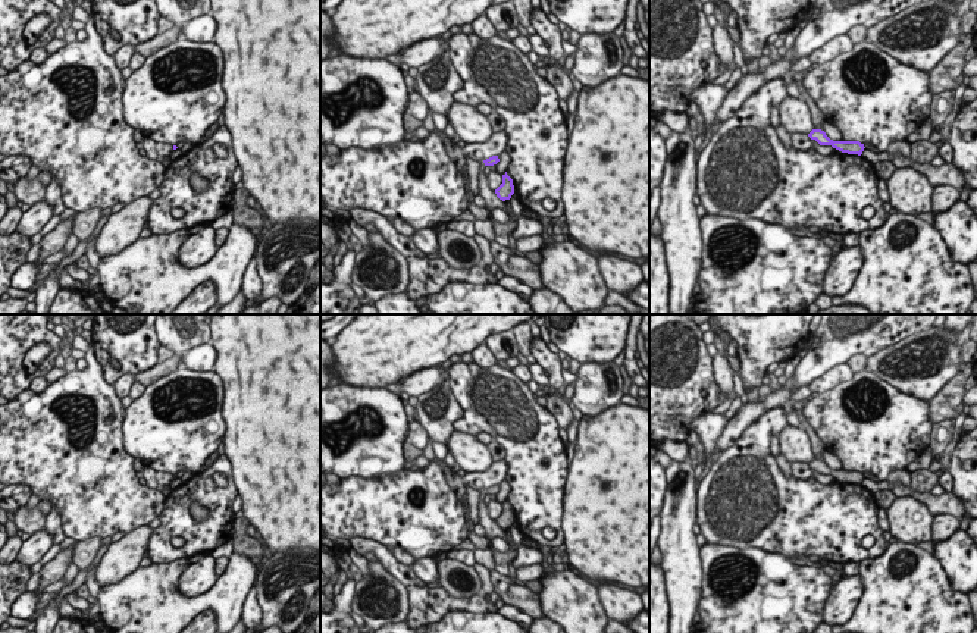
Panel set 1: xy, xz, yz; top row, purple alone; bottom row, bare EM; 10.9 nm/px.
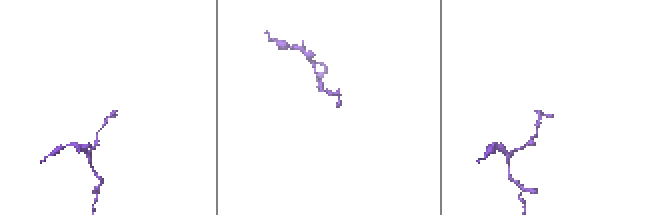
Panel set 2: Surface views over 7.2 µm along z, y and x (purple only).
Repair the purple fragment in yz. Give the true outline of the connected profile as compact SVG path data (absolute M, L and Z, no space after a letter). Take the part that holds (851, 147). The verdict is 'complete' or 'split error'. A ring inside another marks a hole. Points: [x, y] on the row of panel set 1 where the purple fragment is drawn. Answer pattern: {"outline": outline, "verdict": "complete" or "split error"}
{"outline": "M812 129L808 137L815 140L820 145L832 145L833 148L848 154L861 156L865 148L859 141L833 141L821 129Z", "verdict": "complete"}

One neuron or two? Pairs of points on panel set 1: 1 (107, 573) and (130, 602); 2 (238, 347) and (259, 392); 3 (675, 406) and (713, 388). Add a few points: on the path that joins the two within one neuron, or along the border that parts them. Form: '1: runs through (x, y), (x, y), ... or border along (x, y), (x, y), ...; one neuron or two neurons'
1: border along (138, 566), (116, 582), (100, 588); two neurons
2: runs through (250, 359), (259, 367), (259, 381); one neuron
3: runs through (685, 403), (702, 403), (707, 398); one neuron

